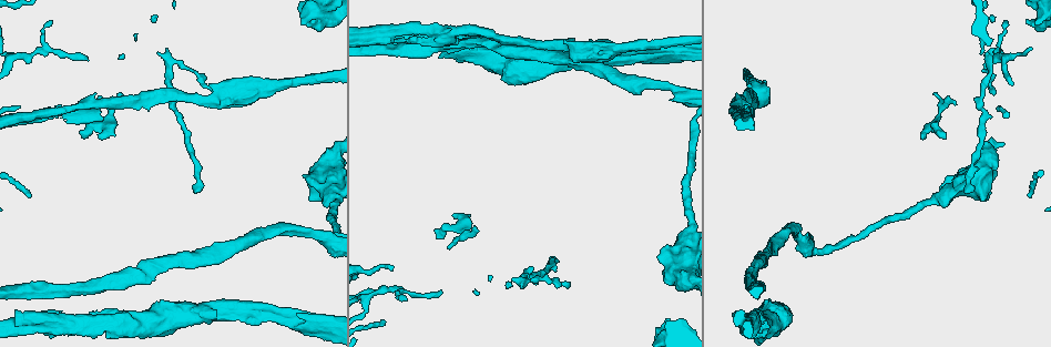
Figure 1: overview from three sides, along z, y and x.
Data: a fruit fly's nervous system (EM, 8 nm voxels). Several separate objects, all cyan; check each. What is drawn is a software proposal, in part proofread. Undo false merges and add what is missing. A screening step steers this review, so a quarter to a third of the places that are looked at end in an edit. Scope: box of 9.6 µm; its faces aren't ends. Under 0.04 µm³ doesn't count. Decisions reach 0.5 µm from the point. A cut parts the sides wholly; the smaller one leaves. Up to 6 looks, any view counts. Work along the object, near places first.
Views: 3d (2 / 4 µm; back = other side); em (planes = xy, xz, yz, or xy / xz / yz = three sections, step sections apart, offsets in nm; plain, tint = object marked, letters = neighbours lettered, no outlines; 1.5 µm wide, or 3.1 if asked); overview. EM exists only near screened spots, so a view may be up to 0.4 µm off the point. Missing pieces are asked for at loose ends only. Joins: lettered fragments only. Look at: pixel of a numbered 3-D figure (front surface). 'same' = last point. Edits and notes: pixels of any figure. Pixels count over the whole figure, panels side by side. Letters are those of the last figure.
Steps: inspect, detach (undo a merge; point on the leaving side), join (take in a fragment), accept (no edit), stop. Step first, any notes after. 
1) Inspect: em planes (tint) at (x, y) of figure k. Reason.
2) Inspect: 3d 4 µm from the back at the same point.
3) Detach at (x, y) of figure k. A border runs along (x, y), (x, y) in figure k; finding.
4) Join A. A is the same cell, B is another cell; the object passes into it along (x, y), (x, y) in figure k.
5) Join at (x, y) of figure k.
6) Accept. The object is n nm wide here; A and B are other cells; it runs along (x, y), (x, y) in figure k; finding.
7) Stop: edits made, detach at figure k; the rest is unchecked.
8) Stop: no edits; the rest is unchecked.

Inspect: 3d 2 µm at (1028, 21) of figure 1. Thick end.

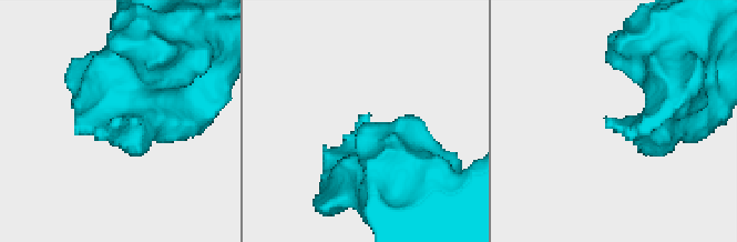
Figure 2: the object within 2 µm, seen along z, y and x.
Inspect: em planes (letters) at (365, 118) of figure 2.

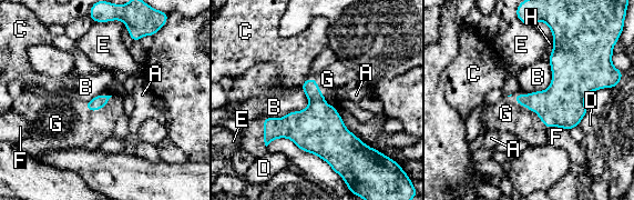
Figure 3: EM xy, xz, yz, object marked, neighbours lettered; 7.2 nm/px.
Join G. G is the same cell, A, B, C, D, E, F and H are other cells; the cell continues.

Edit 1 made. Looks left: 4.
Inspect: overview.

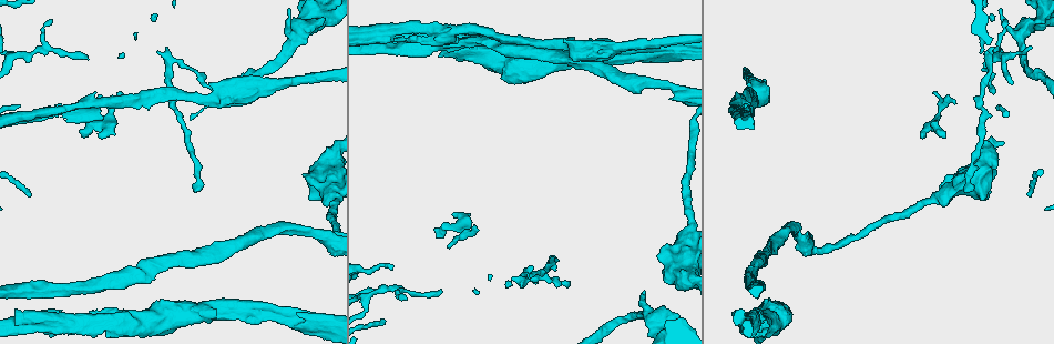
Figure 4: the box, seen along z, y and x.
Inspect: 3d 4 µm at (271, 81) of figure 4. Calibre changes.

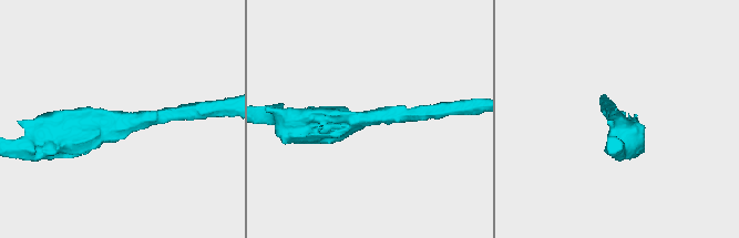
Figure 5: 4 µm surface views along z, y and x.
Inspect: em planes (letters) at (126, 120) of figure 5. Shape alone is not enough.

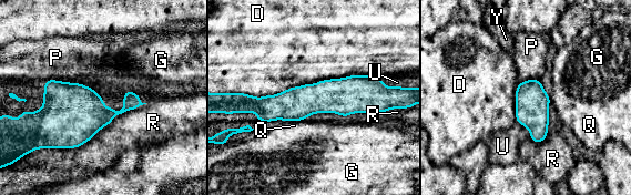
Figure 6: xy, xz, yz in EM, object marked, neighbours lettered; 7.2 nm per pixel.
Accept. D, G, P, Q, R, U and Y are other cells; it runs along (380, 92), (295, 104), (247, 103) in figure 6; continuous, no second cell.

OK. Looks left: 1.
Stop: edits made, join at figure 3; the rest is unchecked.

